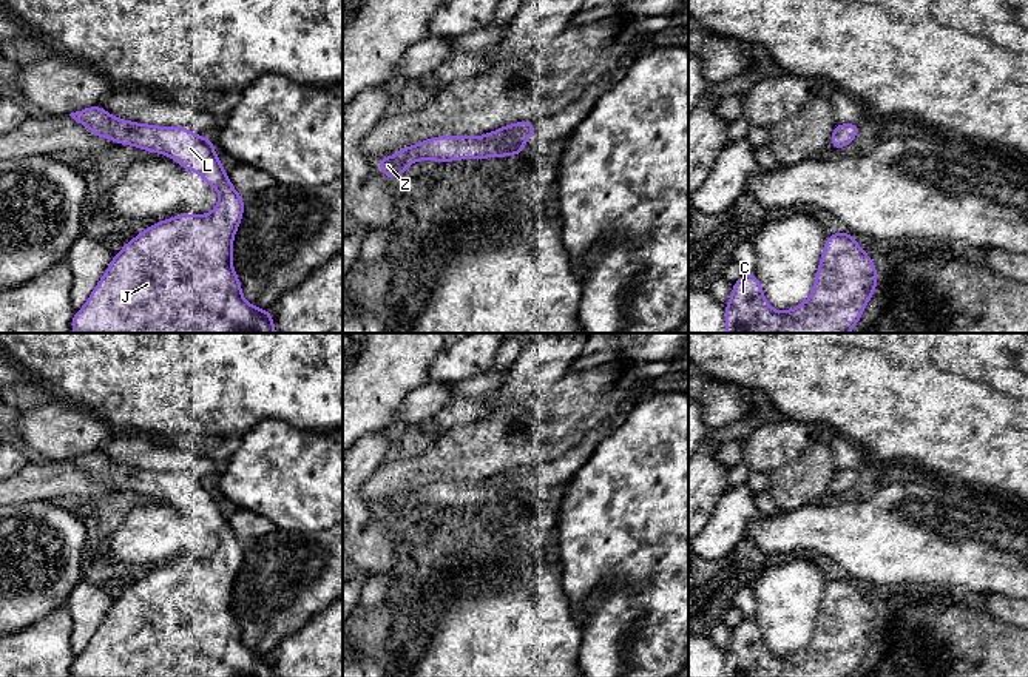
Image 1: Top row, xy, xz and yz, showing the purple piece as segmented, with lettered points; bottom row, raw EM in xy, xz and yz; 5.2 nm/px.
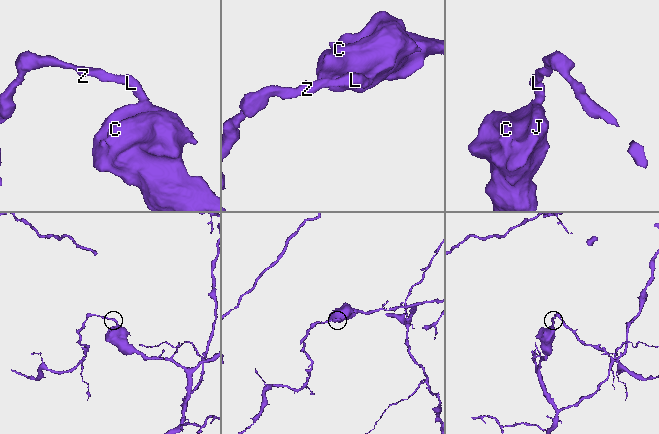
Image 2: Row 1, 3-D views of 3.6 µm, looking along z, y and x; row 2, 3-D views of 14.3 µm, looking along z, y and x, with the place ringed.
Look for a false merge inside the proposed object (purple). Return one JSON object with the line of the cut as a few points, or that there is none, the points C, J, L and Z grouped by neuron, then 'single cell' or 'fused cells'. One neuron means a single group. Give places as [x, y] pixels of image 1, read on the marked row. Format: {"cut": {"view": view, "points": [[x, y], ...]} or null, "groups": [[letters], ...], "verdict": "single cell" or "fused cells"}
{"cut": null, "groups": [["C", "J", "L", "Z"]], "verdict": "single cell"}

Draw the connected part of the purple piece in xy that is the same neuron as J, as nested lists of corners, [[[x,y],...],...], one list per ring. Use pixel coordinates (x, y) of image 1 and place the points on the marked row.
[[[100,105],[69,114],[86,126],[94,136],[105,137],[120,145],[133,145],[151,154],[167,154],[187,171],[196,171],[205,184],[219,193],[218,205],[208,214],[179,214],[153,224],[145,231],[127,242],[114,254],[102,279],[91,291],[85,305],[71,319],[73,333],[276,333],[272,310],[255,307],[242,296],[239,278],[232,264],[233,239],[241,225],[245,204],[222,168],[215,153],[215,143],[208,137],[194,134],[185,126],[157,126],[136,123],[111,116]]]

